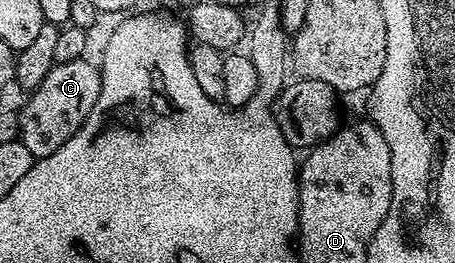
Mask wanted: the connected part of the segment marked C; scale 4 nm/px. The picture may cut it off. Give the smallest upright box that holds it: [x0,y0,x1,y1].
[19,57,101,160]

